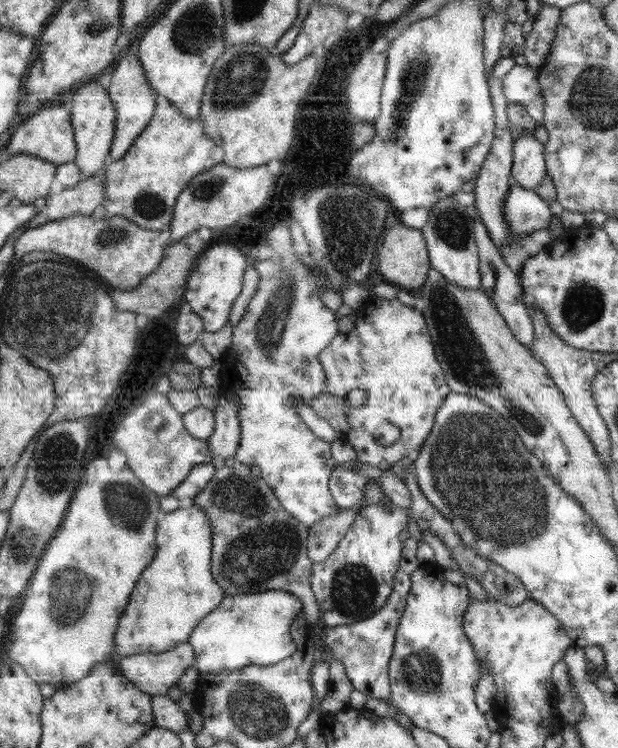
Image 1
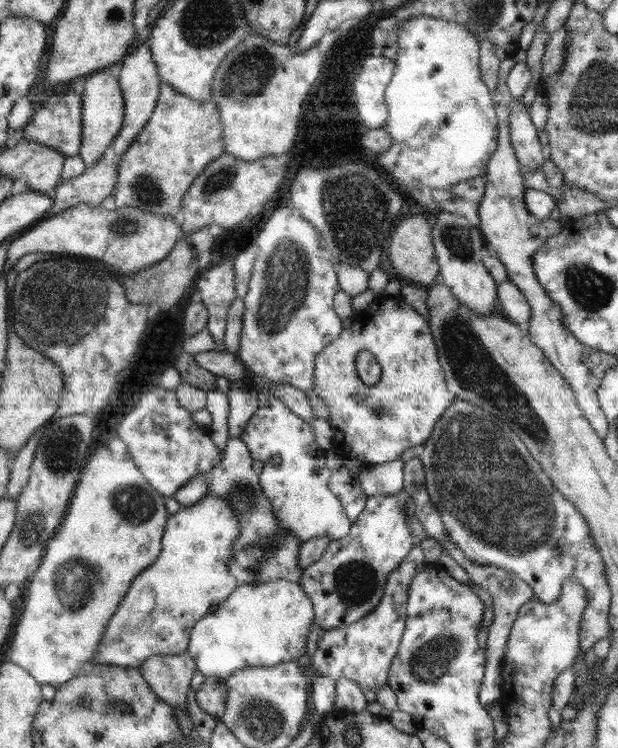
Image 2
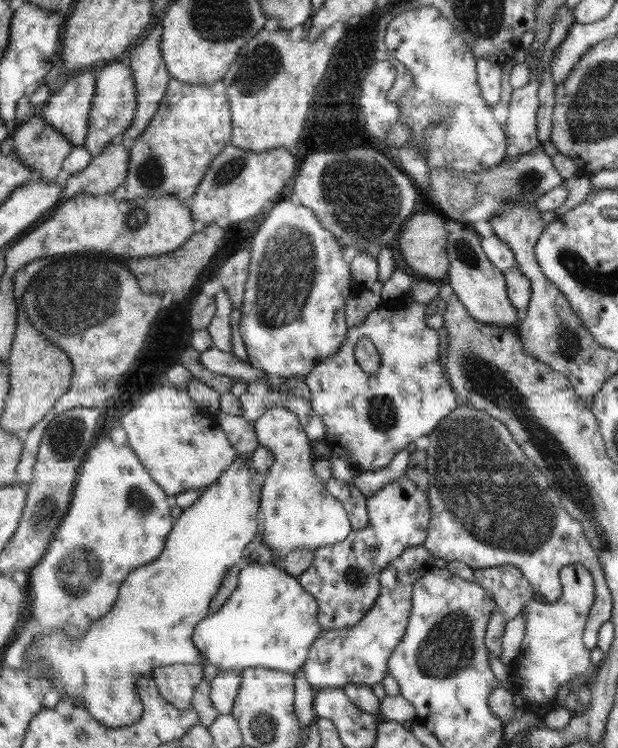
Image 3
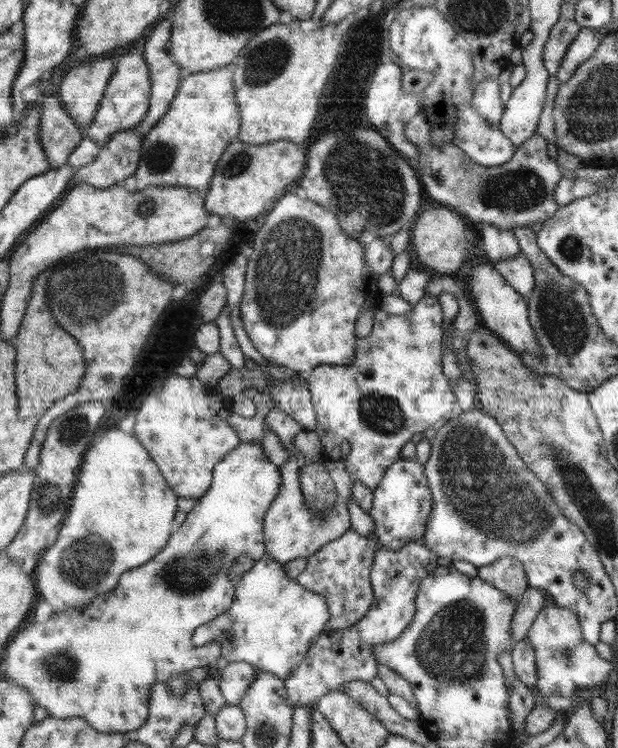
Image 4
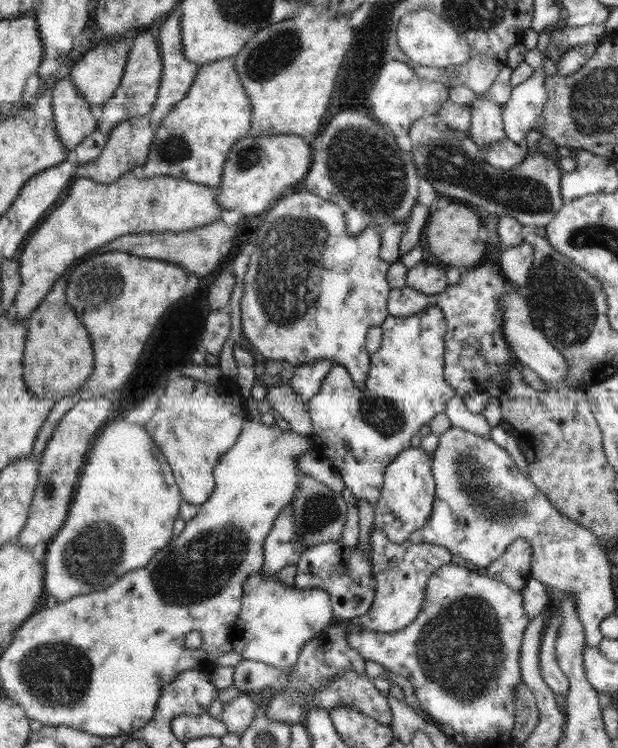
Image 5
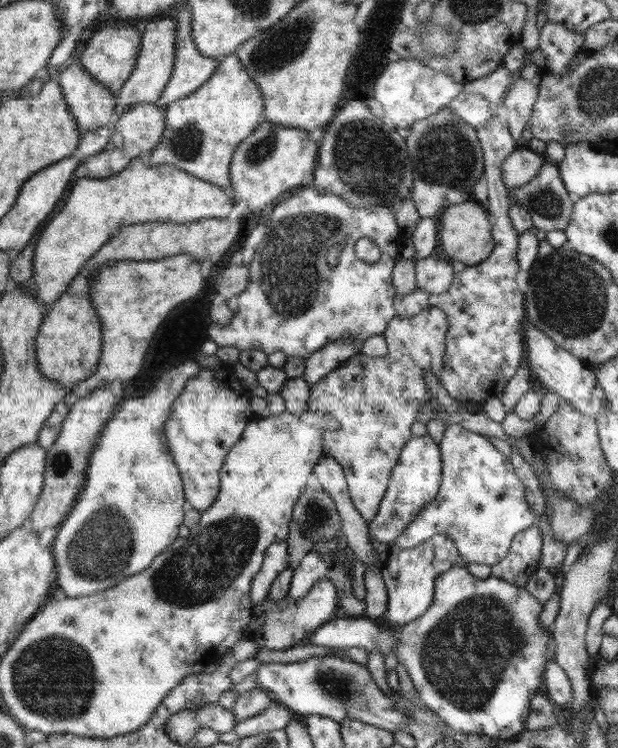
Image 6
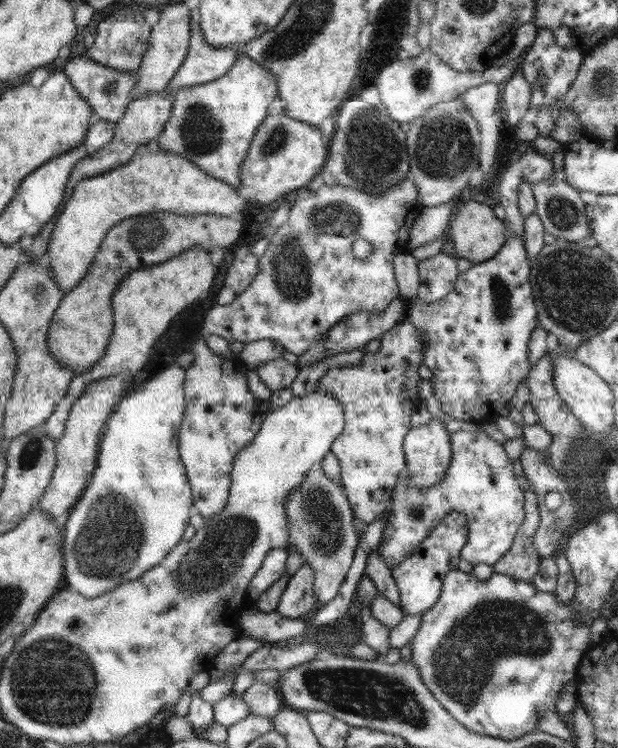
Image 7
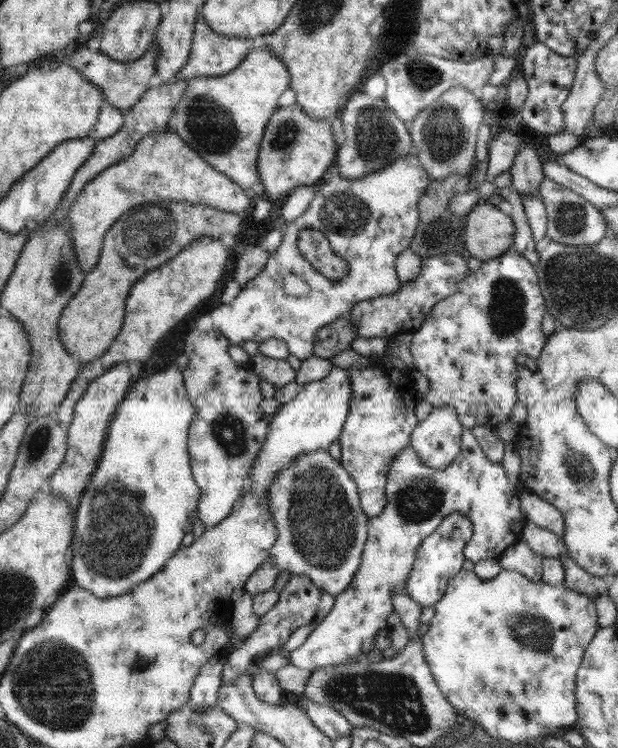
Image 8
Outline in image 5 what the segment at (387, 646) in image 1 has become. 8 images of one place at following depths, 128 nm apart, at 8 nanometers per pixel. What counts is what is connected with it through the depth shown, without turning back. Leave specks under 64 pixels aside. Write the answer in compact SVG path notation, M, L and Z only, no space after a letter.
M378 526L372 528L370 546L372 547L371 571L374 573L373 582L375 588L374 600L372 606L370 606L370 610L365 615L354 617L349 622L335 622L330 624L324 630L317 633L312 640L307 642L300 652L297 663L294 665L295 668L293 669L289 686L282 688L282 690L278 690L278 692L274 692L273 699L270 700L269 704L265 707L265 712L263 712L263 714L266 719L274 722L282 722L282 724L296 724L296 722L300 722L304 709L308 709L305 706L305 702L312 697L312 691L314 691L316 687L318 687L318 692L320 692L322 685L325 684L327 680L331 680L333 676L337 676L339 672L356 672L364 676L365 660L362 659L348 645L348 641L345 640L345 635L350 631L350 627L364 627L373 631L389 633L392 631L399 631L405 626L408 626L421 614L422 602L424 602L424 596L426 596L426 586L430 575L436 571L437 568L455 560L452 553L442 545L434 543L410 544L408 540L404 541L402 544L396 544L390 541Z

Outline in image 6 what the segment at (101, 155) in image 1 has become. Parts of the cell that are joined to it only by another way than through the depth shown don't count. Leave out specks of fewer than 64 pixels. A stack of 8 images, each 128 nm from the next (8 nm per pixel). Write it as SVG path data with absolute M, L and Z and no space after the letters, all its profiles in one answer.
M166 16L158 20L149 20L142 28L142 44L137 63L122 88L116 96L116 113L120 116L132 105L141 102L156 103L174 70L176 60L176 32L178 23L172 16Z

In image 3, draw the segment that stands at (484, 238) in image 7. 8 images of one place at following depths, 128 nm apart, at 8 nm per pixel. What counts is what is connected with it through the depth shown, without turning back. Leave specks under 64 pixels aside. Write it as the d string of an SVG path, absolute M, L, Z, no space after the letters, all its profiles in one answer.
M437 213L414 214L406 221L397 236L399 243L397 249L401 252L406 264L410 266L415 279L420 278L432 282L446 278L446 272L450 270L450 255L446 251L449 233L444 228L447 217L438 216Z

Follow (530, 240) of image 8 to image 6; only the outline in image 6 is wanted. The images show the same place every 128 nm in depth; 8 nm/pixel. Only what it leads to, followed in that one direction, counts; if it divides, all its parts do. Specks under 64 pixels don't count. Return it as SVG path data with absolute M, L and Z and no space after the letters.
M521 143L512 151L512 155L504 160L501 167L507 193L524 187L524 184L538 177L546 161L541 153L532 151L525 143Z

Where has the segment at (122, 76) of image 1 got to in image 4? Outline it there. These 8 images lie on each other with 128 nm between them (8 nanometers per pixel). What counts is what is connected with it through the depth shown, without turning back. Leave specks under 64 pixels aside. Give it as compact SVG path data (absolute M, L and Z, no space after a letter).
M166 17L161 18L160 23L154 28L154 30L148 32L143 39L139 42L142 51L144 51L144 59L148 63L148 69L150 69L150 108L146 116L141 122L130 131L135 131L138 135L144 136L150 132L151 128L170 110L170 104L178 92L178 82L184 77L184 72L181 70L180 65L176 61L172 61L170 57L170 34L172 34L172 22L166 20Z

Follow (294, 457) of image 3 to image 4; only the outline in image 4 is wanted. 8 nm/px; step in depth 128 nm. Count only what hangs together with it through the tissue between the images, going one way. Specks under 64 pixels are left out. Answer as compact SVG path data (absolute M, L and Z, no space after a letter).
M279 413L266 414L264 421L268 427L272 427L272 431L276 432L281 446L288 450L288 460L280 466L282 488L266 512L263 526L265 552L270 558L283 565L290 560L296 560L296 558L307 559L322 545L342 536L344 532L350 530L350 519L348 509L342 502L338 506L334 506L330 512L326 512L324 518L316 518L308 510L308 506L304 504L304 494L302 494L299 482L299 470L302 465L306 464L306 460L304 454L291 444L296 434L303 428L298 424L298 421Z

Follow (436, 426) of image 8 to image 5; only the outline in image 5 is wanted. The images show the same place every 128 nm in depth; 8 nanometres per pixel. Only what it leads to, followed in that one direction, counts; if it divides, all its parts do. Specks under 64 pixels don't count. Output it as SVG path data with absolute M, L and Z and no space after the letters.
M421 446L402 450L385 468L384 484L374 506L375 526L378 526L390 541L402 544L410 538L410 533L420 529L430 518L435 492L432 454Z

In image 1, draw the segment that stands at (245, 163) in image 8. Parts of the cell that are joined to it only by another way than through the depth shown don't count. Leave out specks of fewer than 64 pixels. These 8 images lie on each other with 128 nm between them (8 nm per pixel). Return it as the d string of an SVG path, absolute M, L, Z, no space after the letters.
M158 95L156 108L146 128L134 139L125 156L104 167L106 217L128 217L145 230L167 232L178 196L202 172L211 170L224 159L224 148L204 132L200 116L186 117L170 99Z

